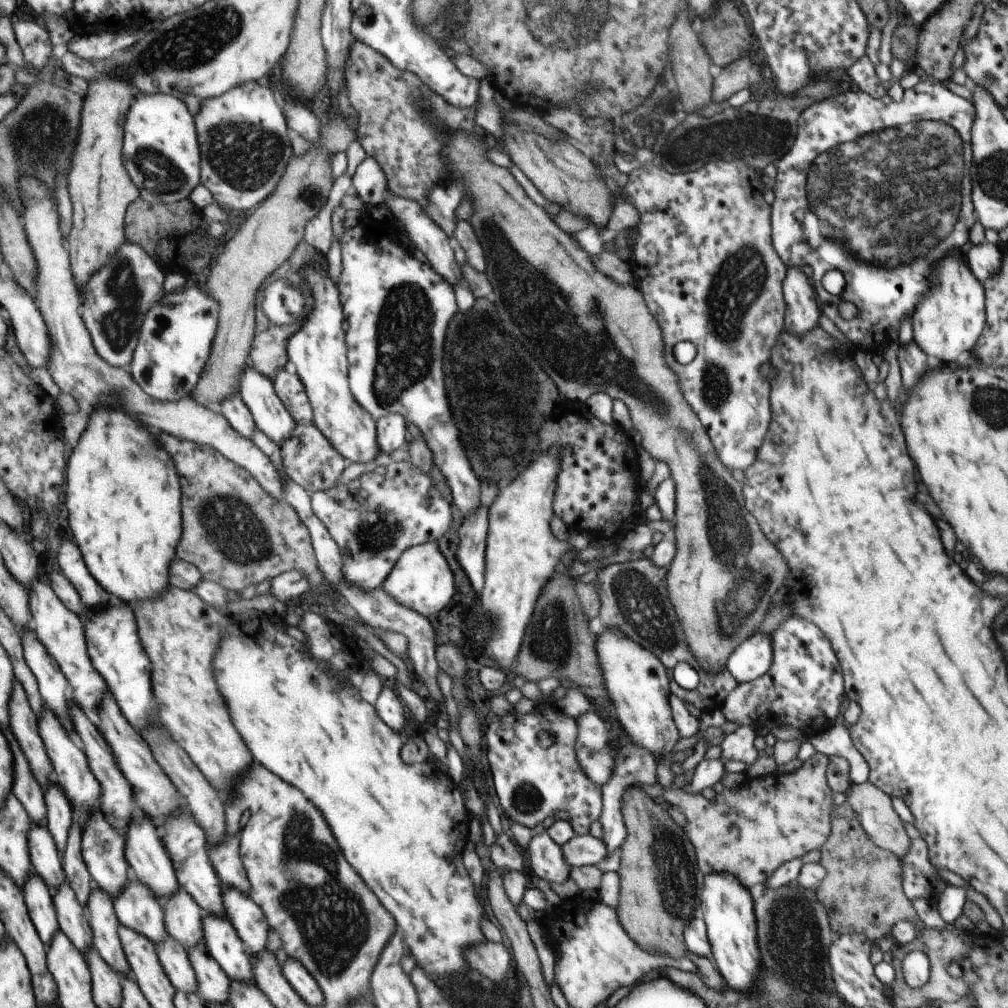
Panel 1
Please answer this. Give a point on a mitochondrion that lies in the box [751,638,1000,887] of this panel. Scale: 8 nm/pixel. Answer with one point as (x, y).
(969, 855)

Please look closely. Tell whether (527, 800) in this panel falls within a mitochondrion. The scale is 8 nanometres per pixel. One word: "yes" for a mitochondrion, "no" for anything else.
yes

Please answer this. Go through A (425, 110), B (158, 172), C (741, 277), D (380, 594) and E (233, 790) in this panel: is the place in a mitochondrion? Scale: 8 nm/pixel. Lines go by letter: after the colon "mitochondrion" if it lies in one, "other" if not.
A: other
B: mitochondrion
C: mitochondrion
D: other
E: other

